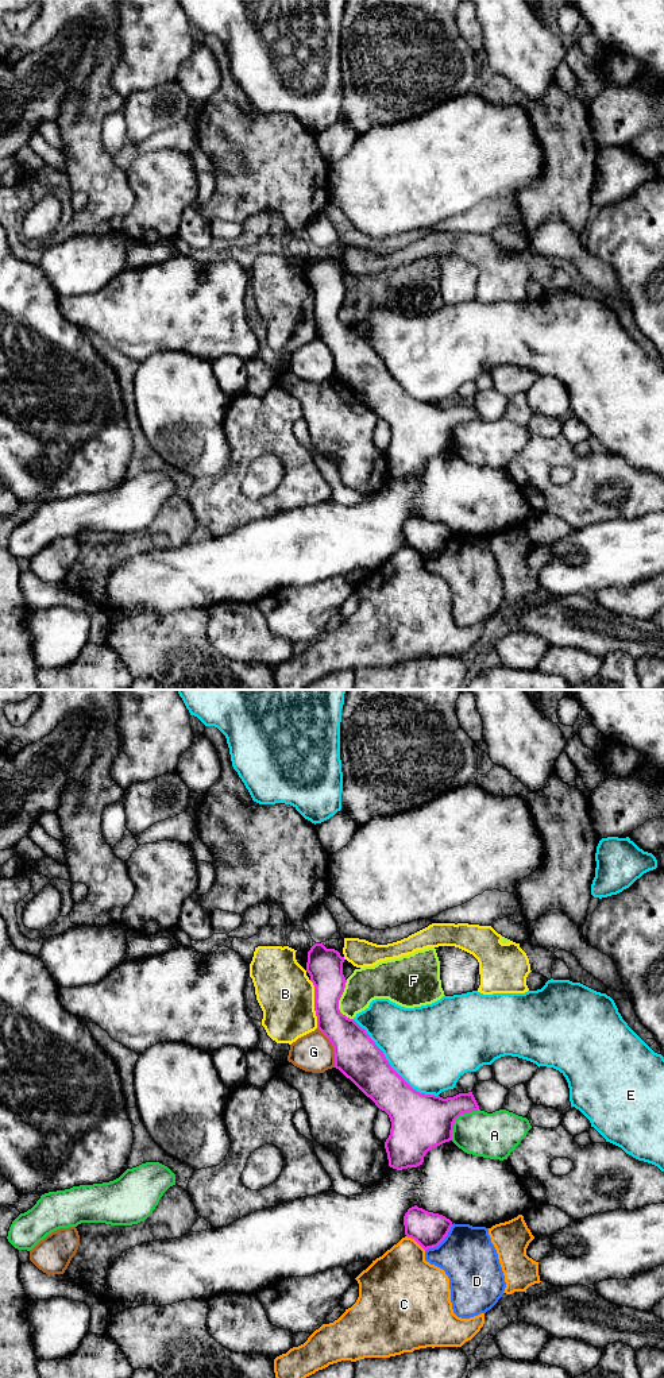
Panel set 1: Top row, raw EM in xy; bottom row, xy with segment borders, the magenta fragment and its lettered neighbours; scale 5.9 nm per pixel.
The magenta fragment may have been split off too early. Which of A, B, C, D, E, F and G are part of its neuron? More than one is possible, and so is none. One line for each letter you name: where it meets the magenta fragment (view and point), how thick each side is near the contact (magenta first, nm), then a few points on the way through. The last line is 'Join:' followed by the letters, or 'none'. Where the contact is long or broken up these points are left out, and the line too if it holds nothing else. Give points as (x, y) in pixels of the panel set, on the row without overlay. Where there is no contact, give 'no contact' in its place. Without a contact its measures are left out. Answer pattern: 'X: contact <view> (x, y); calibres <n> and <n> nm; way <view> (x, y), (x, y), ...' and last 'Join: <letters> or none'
Join: none

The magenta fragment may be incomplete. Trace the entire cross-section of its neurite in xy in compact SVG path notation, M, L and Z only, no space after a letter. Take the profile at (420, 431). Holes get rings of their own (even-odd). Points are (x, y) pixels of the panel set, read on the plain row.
M323 251L314 252L308 260L306 281L314 294L317 337L333 355L335 377L389 424L391 437L385 451L389 475L397 479L417 476L422 474L424 466L431 458L452 449L455 429L463 422L478 420L479 414L472 401L447 408L420 402L391 377L383 360L366 339L339 319L339 309L347 292L343 271L344 266L335 258L327 258Z

